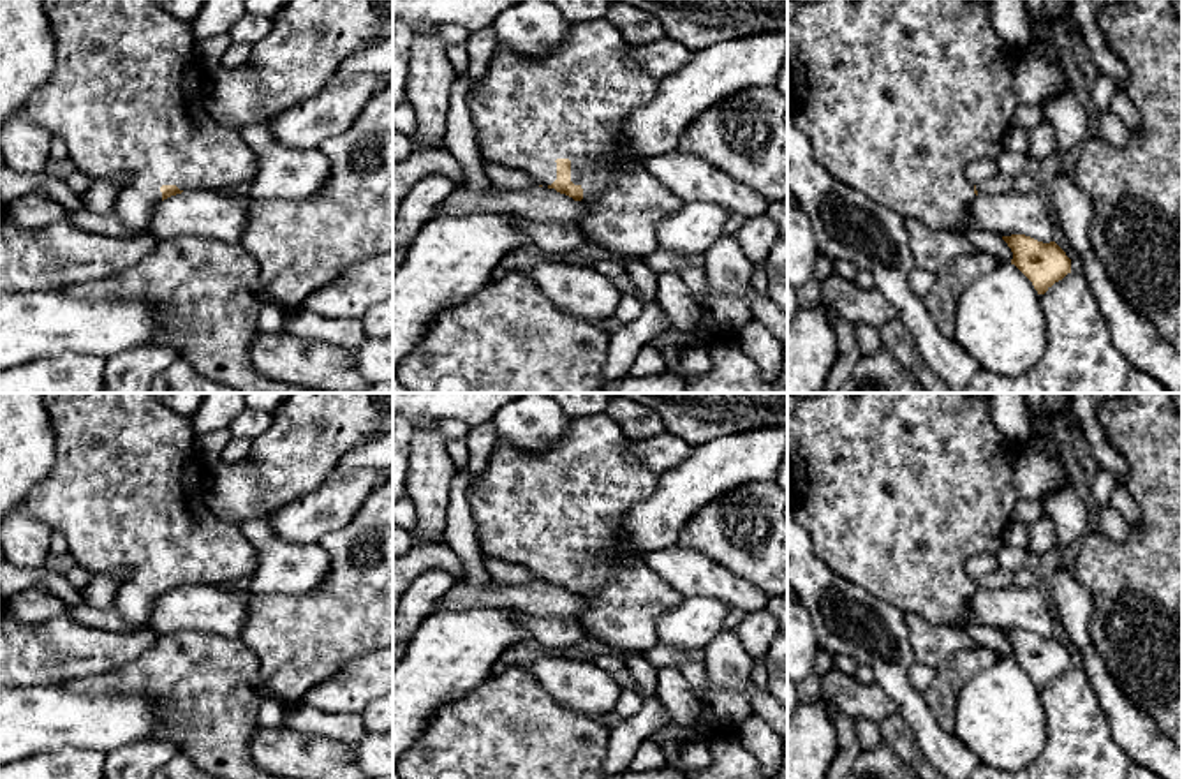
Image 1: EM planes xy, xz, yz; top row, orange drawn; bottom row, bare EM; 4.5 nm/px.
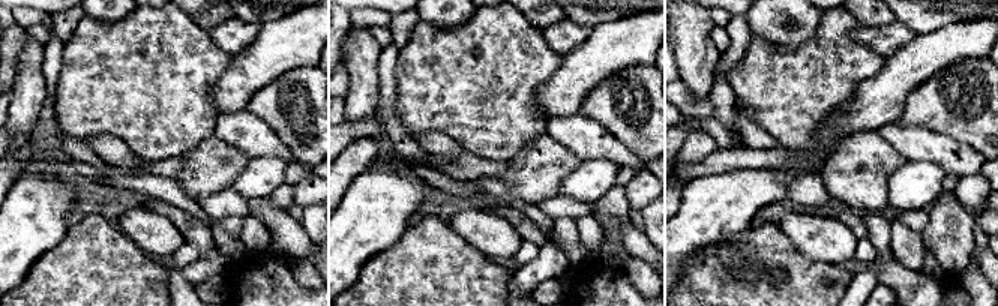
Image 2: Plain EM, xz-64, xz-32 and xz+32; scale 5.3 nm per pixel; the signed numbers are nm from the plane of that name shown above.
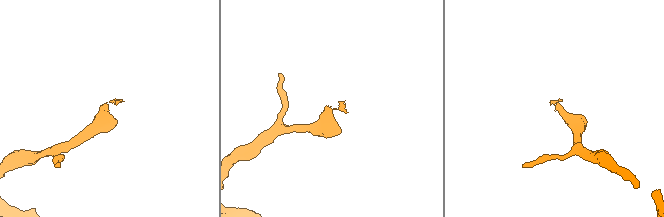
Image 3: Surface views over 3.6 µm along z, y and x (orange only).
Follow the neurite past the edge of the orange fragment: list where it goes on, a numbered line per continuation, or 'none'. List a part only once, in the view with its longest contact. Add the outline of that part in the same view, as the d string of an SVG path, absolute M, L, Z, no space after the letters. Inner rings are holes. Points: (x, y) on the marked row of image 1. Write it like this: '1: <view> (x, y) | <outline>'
1: xz (573, 104) | M604 18L574 23L565 41L546 58L525 58L497 46L488 70L472 85L467 99L483 159L518 169L543 187L557 180L555 160L569 159L571 182L583 189L583 203L606 194L618 174L643 167L643 162L622 155L622 137L629 116L655 97L659 79L646 74L629 48L622 33Z

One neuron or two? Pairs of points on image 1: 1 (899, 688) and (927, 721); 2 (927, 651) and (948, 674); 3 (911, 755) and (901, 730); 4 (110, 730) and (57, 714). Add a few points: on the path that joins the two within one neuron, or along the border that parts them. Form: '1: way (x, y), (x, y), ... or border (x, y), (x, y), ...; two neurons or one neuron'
1: way (906, 697), (918, 712); one neuron
2: border (975, 644), (946, 658), (936, 668); two neurons
3: way (908, 749), (901, 735); one neuron
4: way (97, 723), (69, 719); one neuron

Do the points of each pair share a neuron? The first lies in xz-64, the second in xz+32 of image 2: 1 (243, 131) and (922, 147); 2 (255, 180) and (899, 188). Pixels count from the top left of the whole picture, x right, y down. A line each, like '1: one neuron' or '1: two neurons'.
1: one neuron
2: one neuron

